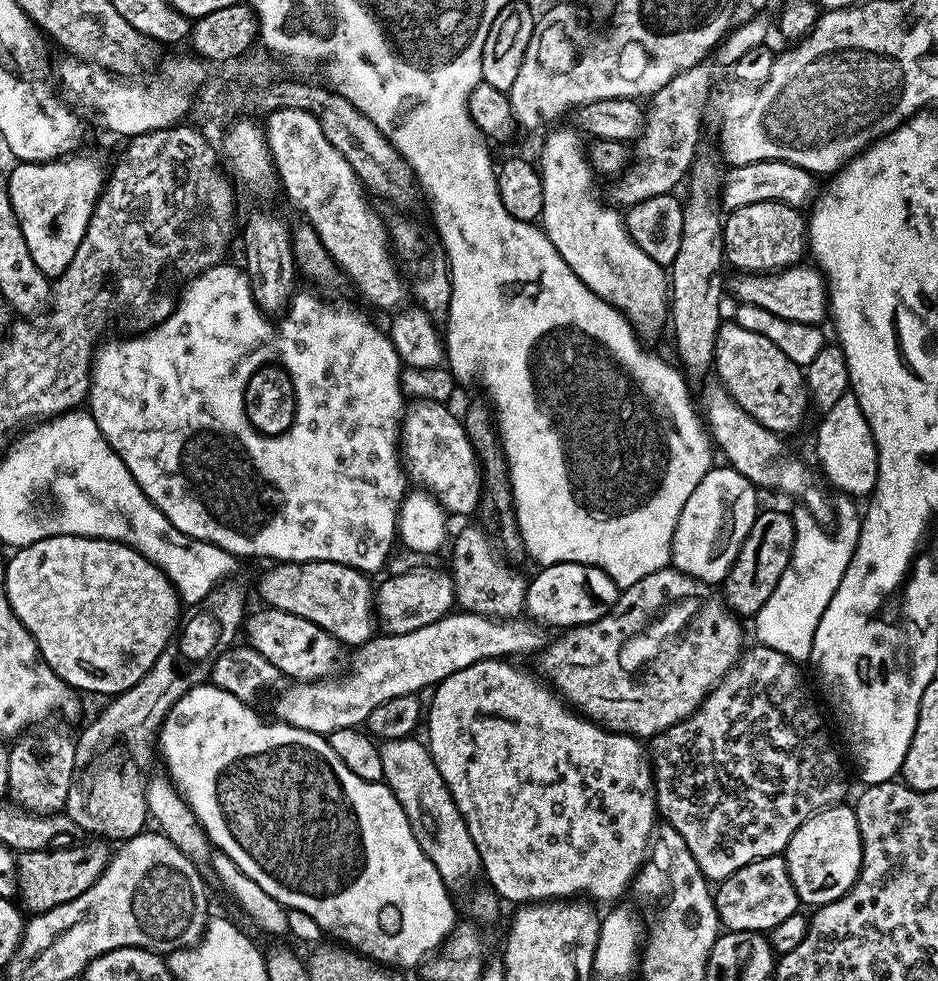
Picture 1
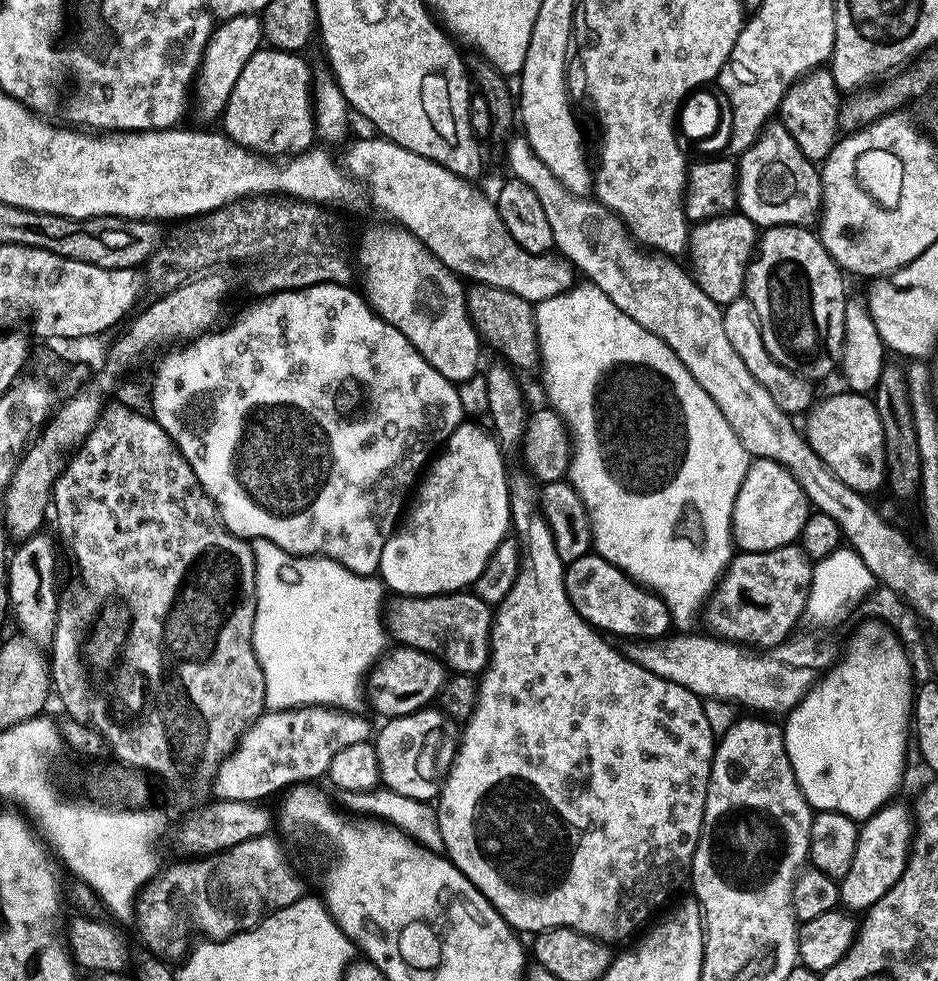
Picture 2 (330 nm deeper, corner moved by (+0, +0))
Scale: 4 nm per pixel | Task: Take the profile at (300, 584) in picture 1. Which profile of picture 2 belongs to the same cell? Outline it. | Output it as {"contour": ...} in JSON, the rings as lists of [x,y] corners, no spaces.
{"contour":[[[461,590],[458,592],[449,592],[443,596],[404,596],[401,594],[396,594],[391,597],[393,600],[387,601],[386,607],[382,612],[382,619],[386,625],[387,631],[405,648],[417,648],[423,652],[430,652],[433,656],[439,658],[453,673],[456,674],[480,674],[484,671],[484,665],[488,663],[488,650],[490,647],[490,629],[494,624],[494,616],[491,612],[489,605],[481,602],[474,594],[469,594],[467,591]]]}

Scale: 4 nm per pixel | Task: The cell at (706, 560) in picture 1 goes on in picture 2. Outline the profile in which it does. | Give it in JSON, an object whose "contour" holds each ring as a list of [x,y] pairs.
{"contour":[[[753,459],[732,504],[732,539],[740,552],[765,552],[789,547],[806,519],[806,497],[798,482],[773,460]]]}

